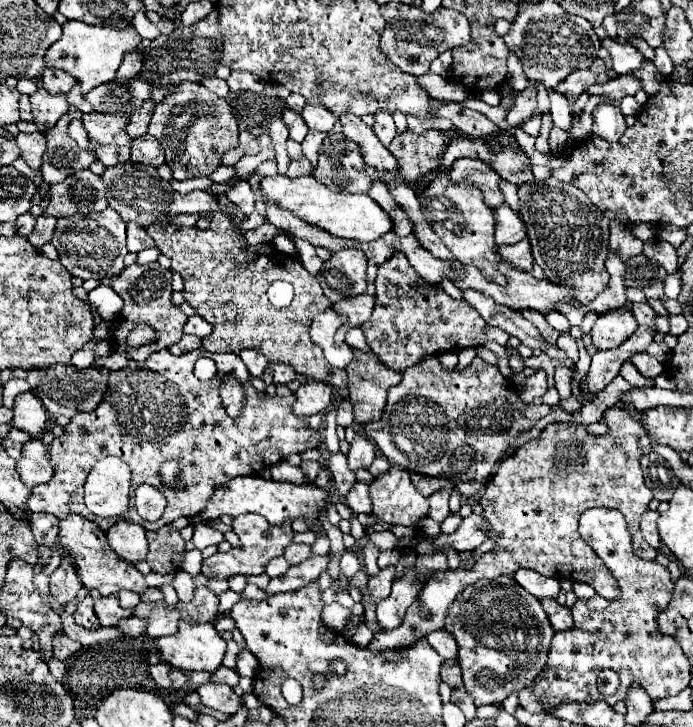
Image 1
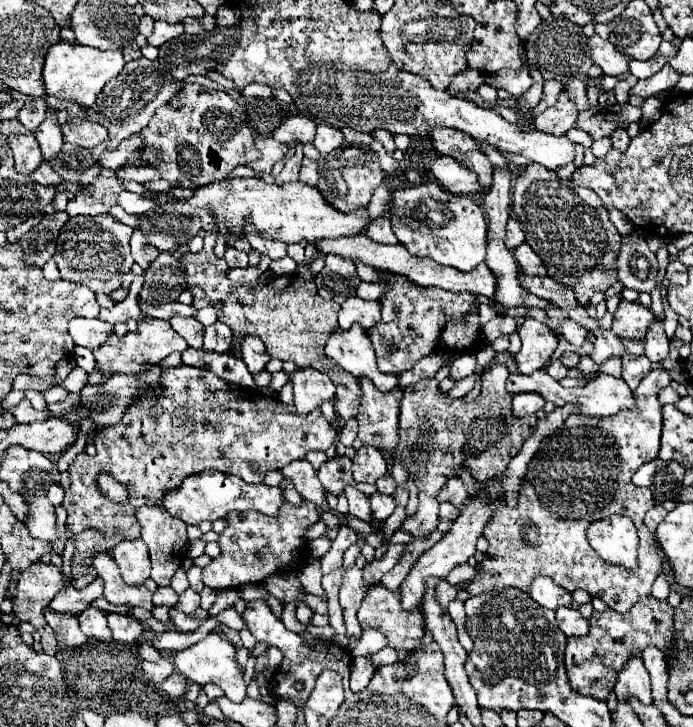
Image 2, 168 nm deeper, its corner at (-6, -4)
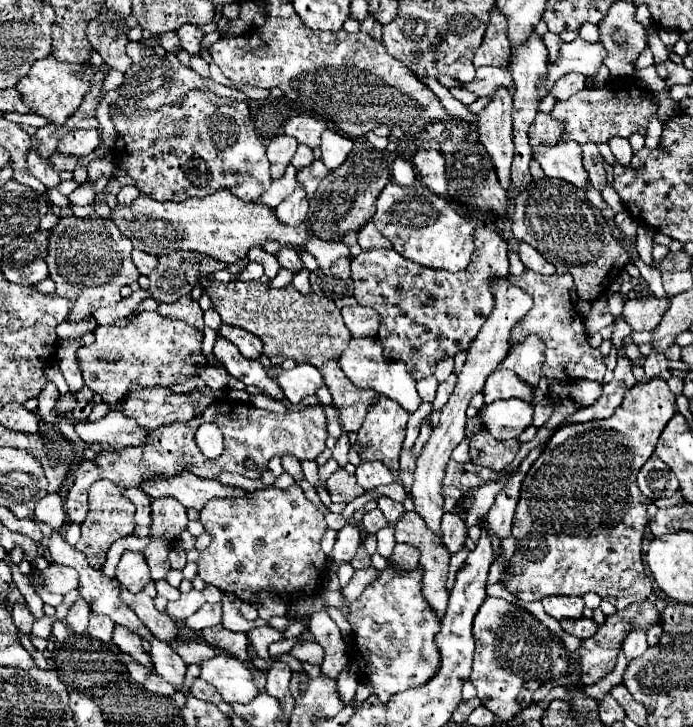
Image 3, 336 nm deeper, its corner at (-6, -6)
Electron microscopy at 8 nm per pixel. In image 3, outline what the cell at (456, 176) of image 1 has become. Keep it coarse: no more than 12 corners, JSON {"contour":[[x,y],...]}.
{"contour":[[415,150],[417,178],[437,196],[447,194],[445,160],[437,150]]}

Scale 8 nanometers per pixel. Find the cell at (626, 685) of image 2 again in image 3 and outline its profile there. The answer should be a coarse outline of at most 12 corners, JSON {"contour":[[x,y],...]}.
{"contour":[[631,630],[623,640],[627,660],[647,650],[645,630]]}

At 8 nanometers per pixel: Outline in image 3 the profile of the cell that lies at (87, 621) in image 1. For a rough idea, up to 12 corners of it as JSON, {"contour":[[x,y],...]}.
{"contour":[[91,613],[87,626],[89,636],[109,642],[115,622]]}

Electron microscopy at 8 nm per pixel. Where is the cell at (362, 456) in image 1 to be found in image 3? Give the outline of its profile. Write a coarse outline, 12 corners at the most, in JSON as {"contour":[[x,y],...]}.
{"contour":[[361,462],[357,484],[369,492],[395,482],[383,462]]}

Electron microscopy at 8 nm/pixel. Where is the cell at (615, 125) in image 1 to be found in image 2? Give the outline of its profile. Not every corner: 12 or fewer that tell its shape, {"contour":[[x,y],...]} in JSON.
{"contour":[[615,128],[609,138],[613,148],[625,152],[629,134],[625,128]]}

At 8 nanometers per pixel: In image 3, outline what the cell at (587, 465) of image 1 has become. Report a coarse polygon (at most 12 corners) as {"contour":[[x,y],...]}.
{"contour":[[663,378],[563,426],[515,510],[511,594],[653,594],[637,472]]}

